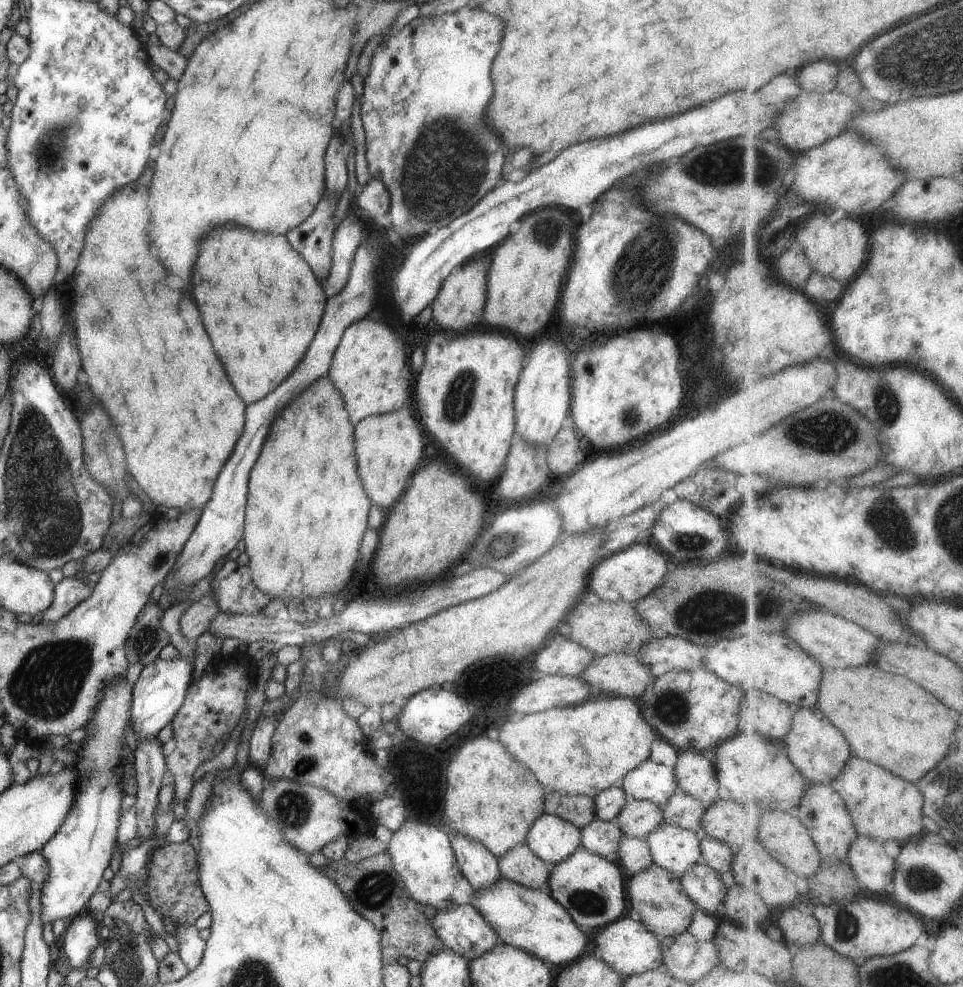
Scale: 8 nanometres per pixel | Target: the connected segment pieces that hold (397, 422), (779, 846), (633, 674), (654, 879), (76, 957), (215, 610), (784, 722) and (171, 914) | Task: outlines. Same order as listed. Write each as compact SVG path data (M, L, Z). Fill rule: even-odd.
M410 406L402 407L398 412L370 416L356 426L354 440L356 440L356 460L358 460L358 474L372 504L380 506L388 512L400 496L404 494L410 476L418 470L418 464L424 454L422 444L421 425Z
M765 811L761 822L761 832L759 840L790 870L797 872L800 877L807 879L820 872L823 864L823 854L817 841L814 840L813 833L804 826L804 822L790 812Z
M614 653L597 656L581 674L582 680L601 695L631 697L641 700L645 686L656 677L634 653Z
M654 862L632 875L626 892L632 908L630 918L645 924L646 928L659 938L682 934L690 926L692 916L698 909L684 892L680 879Z
M89 911L70 920L63 937L66 960L73 970L89 969L94 950L100 944L105 944L98 937L97 921L94 920L94 916Z
M209 590L192 604L180 617L180 631L190 643L194 643L199 636L208 631L210 622L220 614L220 608L216 604L214 592Z
M760 690L744 694L748 696L742 698L740 706L740 732L760 732L774 741L785 742L794 728L796 714L792 706Z
M187 841L161 845L154 850L147 865L146 879L148 898L152 908L174 925L193 926L198 918L209 911L199 882L199 863L193 846Z

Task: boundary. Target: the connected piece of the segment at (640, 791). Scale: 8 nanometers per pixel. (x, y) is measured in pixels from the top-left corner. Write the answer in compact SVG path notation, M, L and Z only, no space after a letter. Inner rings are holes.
M645 760L628 772L622 780L622 790L629 798L665 805L678 790L674 767Z

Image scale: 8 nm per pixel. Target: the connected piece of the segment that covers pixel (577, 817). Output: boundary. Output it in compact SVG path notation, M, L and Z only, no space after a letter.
M546 794L545 812L571 822L579 829L595 819L594 801L589 796L578 794Z

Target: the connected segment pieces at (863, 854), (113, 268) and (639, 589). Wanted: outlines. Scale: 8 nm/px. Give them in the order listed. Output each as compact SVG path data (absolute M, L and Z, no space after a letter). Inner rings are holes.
M861 835L851 848L848 862L864 887L876 894L882 894L896 880L898 861L886 852L883 840Z
M136 181L126 184L124 188L116 190L112 196L106 198L102 212L90 222L86 238L84 238L84 248L82 254L78 258L74 276L72 276L72 313L74 315L74 336L76 336L76 346L80 355L82 365L82 376L86 384L90 386L90 390L98 396L98 400L104 404L106 412L112 414L114 424L118 428L118 436L124 444L124 452L126 452L126 468L134 480L138 482L138 486L144 490L146 496L150 498L152 504L157 507L158 511L166 508L178 508L181 512L200 513L202 508L208 504L208 500L212 496L214 482L222 470L222 466L226 464L226 460L230 458L234 444L238 442L238 438L242 436L245 420L244 408L246 404L240 400L240 396L236 394L236 390L232 388L218 356L212 350L212 344L204 332L200 314L196 304L192 302L190 296L186 296L180 290L168 290L162 286L162 280L166 278L166 270L162 268L162 264L154 258L154 254L150 252L148 240L146 240L146 226L148 226L148 190L142 188L142 185Z
M632 544L620 552L604 557L592 568L588 578L588 591L592 591L602 601L635 604L656 588L660 588L660 584L664 584L664 576L669 568L662 551L654 544Z

